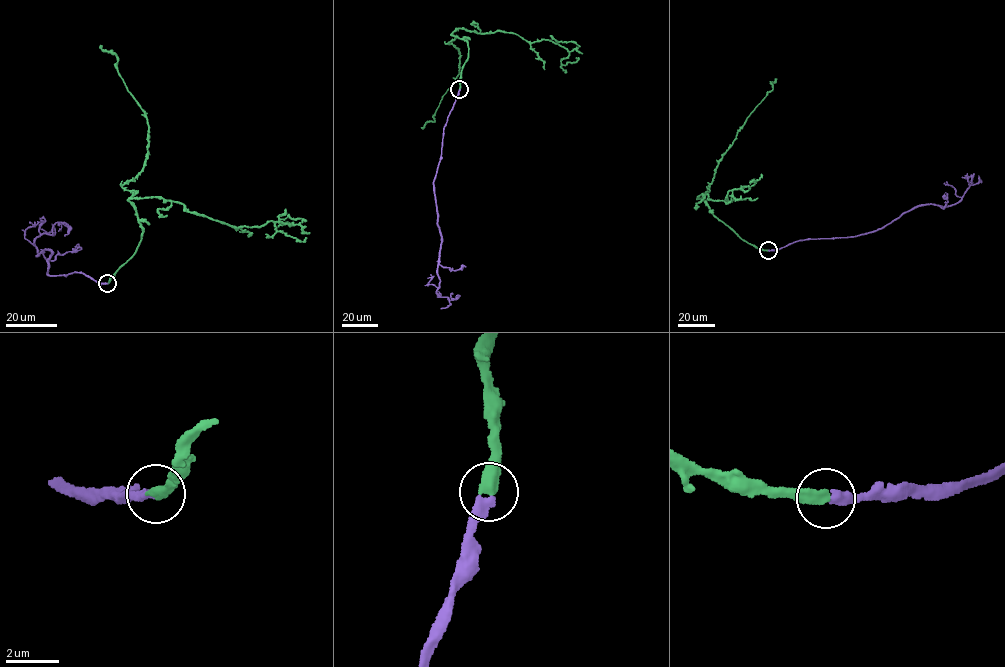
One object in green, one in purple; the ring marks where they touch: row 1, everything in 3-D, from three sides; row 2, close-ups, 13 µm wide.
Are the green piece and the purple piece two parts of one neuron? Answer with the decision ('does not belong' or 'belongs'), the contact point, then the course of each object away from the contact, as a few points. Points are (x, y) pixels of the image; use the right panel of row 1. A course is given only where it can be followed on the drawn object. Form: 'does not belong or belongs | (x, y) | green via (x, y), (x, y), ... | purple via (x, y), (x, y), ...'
belongs | (768, 250) | green via (768, 250), (739, 238), (697, 198), (727, 200), (730, 190), (750, 184) | purple via (768, 250), (803, 239), (873, 232), (919, 206), (957, 203), (972, 183), (973, 174), (971, 184)

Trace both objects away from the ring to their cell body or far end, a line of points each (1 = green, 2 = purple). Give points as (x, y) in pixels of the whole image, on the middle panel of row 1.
1: (459, 89), (468, 50), (452, 35), (458, 28), (550, 40), (569, 52), (562, 64), (576, 58)
2: (459, 89), (444, 128), (441, 159), (433, 188), (442, 238), (436, 292), (449, 300), (456, 295)

